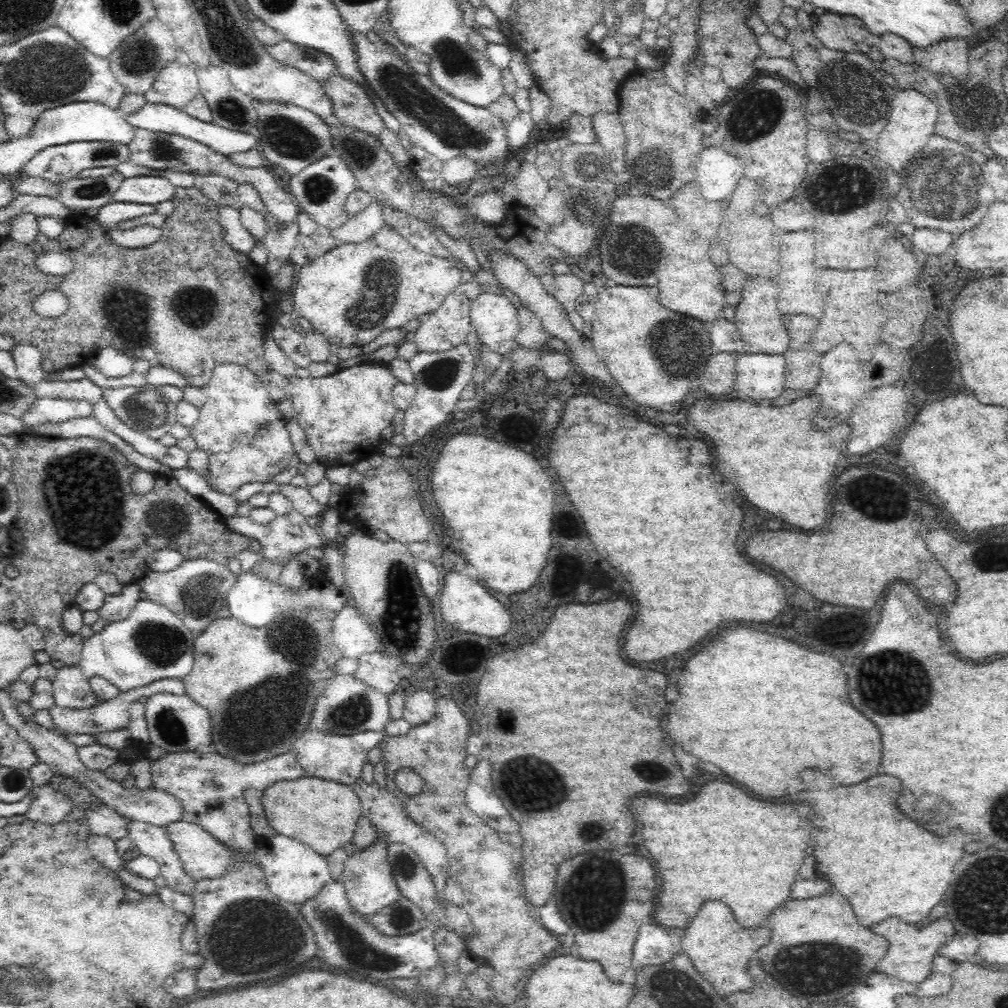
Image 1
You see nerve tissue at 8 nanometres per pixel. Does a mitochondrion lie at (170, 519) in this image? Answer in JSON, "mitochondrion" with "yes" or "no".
{"mitochondrion":"yes"}

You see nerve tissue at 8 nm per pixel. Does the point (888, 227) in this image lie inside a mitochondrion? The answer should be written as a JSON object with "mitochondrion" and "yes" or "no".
{"mitochondrion":"no"}

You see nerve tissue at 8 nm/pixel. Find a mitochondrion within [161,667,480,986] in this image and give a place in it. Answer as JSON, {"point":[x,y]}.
{"point":[236,940]}

